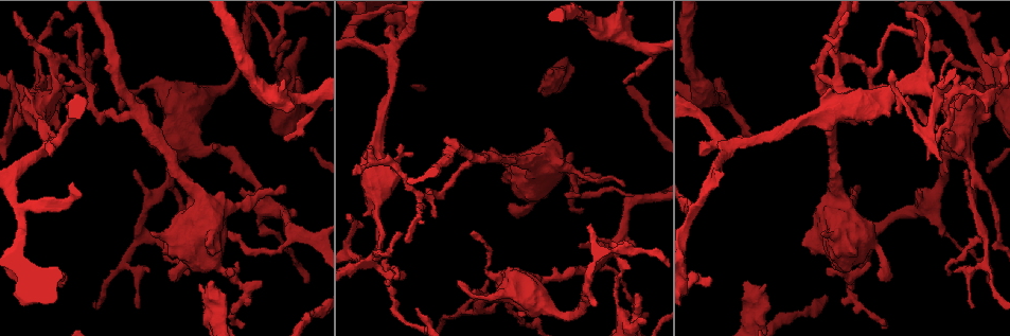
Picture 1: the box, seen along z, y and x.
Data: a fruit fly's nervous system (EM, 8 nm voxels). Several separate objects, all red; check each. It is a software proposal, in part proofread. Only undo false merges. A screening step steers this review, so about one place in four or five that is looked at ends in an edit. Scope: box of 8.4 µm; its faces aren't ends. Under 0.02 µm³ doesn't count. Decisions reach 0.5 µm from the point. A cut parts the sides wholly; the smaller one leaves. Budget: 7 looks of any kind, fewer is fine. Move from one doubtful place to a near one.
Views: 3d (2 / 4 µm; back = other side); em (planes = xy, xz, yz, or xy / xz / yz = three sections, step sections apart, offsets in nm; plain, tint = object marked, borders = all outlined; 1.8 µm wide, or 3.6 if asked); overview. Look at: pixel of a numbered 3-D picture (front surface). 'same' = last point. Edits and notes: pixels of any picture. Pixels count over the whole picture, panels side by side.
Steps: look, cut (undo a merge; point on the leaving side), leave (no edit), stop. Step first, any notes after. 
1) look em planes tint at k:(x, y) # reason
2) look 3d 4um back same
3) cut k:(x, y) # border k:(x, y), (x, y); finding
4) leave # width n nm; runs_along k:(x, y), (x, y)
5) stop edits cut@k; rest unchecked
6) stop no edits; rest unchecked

look em 3.6um planes plain at 1:(392, 61) # three arms meet

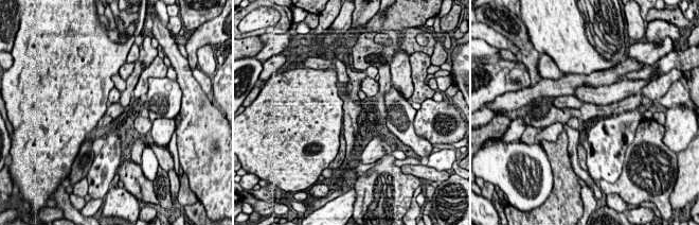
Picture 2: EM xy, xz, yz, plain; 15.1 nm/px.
look em 3.6um planes tint same # with the object marked

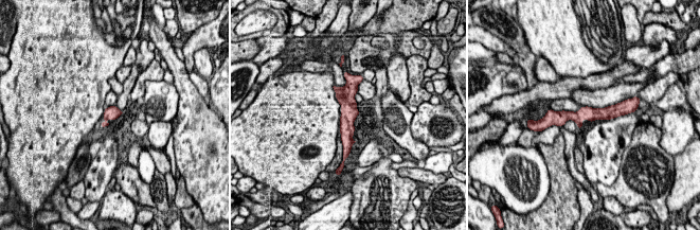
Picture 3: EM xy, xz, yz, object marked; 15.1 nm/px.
leave # runs_along 3:(350, 83), (347, 144); continuous, no second cell

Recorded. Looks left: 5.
look em xz step 16 tint at 1:(437, 195) # abrupt turn

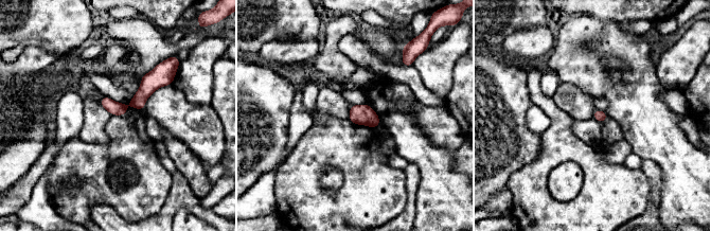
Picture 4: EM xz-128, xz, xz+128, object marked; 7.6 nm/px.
look em xy step 8 tint same # another direction

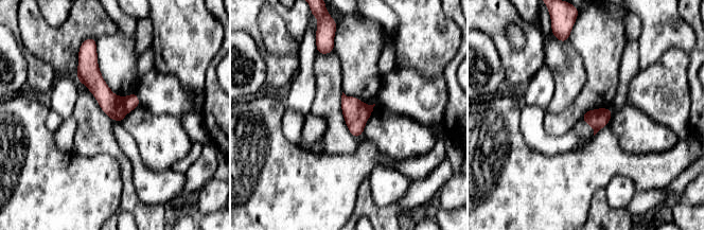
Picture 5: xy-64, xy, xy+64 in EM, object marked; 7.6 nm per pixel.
cut 5:(111, 105) # width 160 nm; border 5:(121, 98), (123, 107), (127, 112); a second cell is stuck on

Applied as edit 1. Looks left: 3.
look em 3.6um xy step 16 tint at 1:(286, 77) # arms part here

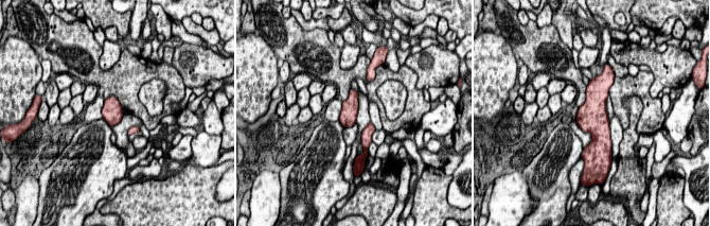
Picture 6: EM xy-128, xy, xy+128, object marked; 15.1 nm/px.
look em 3.6um planes tint same

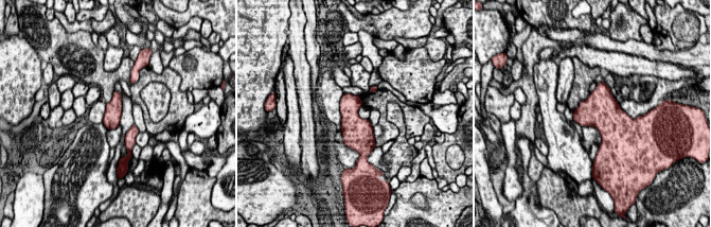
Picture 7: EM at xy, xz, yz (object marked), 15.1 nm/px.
leave # width 260 nm; one cell here

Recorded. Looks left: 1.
stop edits cut@5; rest unchecked

